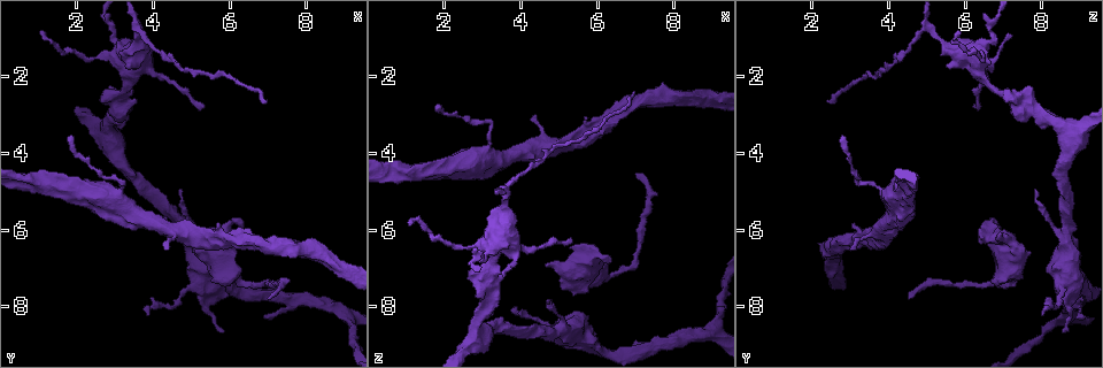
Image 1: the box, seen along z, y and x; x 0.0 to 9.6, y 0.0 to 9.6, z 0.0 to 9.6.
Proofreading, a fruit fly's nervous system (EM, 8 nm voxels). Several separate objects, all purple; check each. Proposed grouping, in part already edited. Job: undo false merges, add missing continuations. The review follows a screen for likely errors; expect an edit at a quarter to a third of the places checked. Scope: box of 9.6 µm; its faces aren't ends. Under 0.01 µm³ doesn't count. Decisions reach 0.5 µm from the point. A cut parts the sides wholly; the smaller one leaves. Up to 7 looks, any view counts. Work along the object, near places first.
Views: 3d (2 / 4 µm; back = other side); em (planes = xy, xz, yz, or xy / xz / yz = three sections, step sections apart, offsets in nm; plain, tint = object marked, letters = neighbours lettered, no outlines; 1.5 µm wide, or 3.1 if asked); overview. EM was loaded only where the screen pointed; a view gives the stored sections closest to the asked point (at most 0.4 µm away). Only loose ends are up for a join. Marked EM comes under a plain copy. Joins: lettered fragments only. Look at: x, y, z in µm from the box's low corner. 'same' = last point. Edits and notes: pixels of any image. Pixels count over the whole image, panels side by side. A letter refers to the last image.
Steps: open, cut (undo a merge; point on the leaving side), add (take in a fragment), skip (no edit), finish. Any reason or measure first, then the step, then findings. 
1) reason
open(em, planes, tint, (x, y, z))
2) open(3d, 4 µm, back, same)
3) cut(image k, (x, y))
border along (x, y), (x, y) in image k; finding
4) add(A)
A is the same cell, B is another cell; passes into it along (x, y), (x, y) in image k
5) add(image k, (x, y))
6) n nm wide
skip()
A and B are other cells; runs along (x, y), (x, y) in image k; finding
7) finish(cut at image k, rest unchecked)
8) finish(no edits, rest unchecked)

tapers out
open(3d, 2 µm, (5.30, 2.80, 6.30))

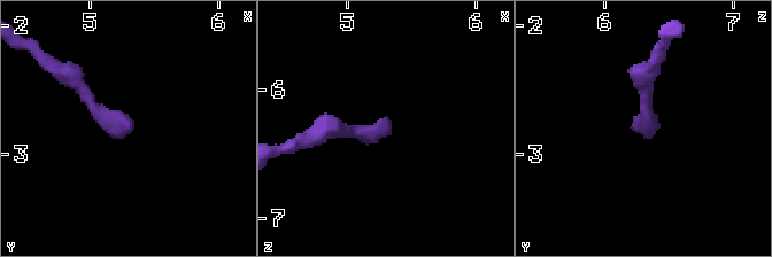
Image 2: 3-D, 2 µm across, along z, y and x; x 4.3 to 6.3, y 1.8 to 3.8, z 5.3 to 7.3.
need the tissue
open(em, planes, letters, (5.34, 2.82, 6.30))

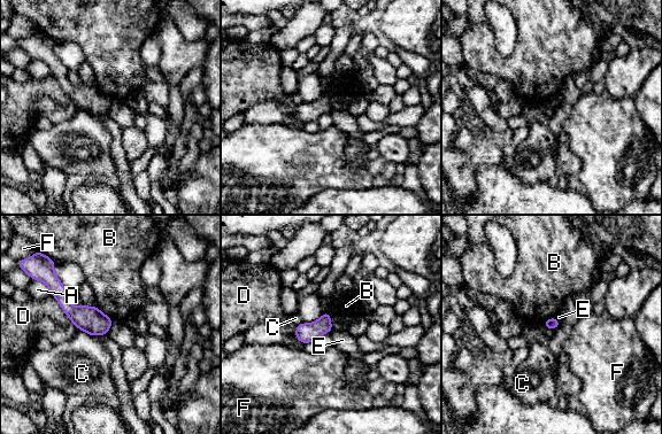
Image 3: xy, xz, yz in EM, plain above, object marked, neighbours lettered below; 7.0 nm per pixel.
skip()
A, B, C, D, E and F are other cells; border along (329, 315), (331, 319) in image 3; no lettered fragment goes on from it

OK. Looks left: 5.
tapers out
open(3d, 2 µm, (4.45, 6.55, 3.00))

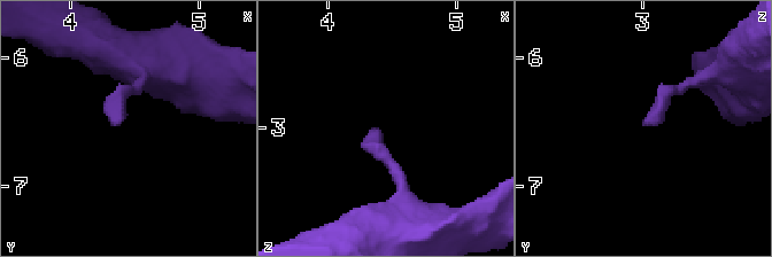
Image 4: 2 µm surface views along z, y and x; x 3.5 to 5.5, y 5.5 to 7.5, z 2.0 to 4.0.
open(em, planes, tint, (4.38, 6.50, 3.06))

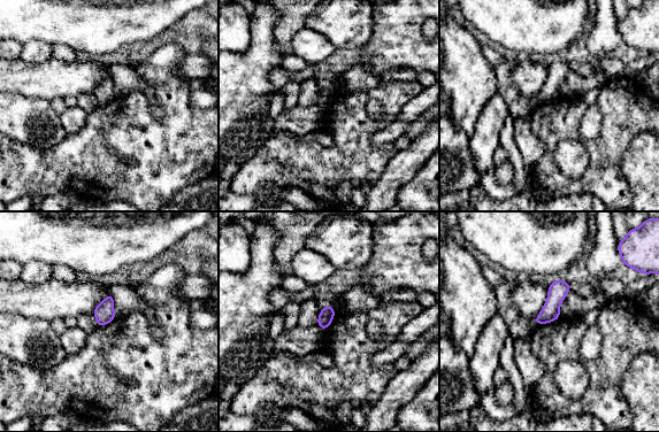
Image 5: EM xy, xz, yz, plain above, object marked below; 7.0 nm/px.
see the neighbours
open(em, planes, letters, same)

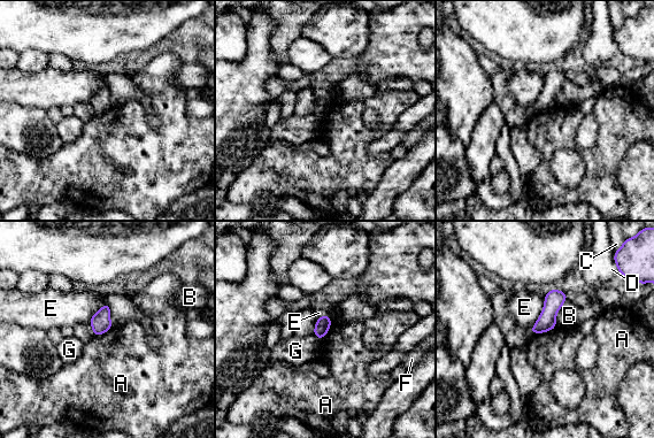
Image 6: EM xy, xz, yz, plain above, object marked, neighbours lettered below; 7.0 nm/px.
100 nm wide
skip()
A, B, C, D, E, F and G are other cells; border along (556, 325), (541, 332), (530, 332) in image 6; no lettered fragment goes on from it

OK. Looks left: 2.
three arms meet
open(em, planes, tint, (3.65, 0.75, 5.00))

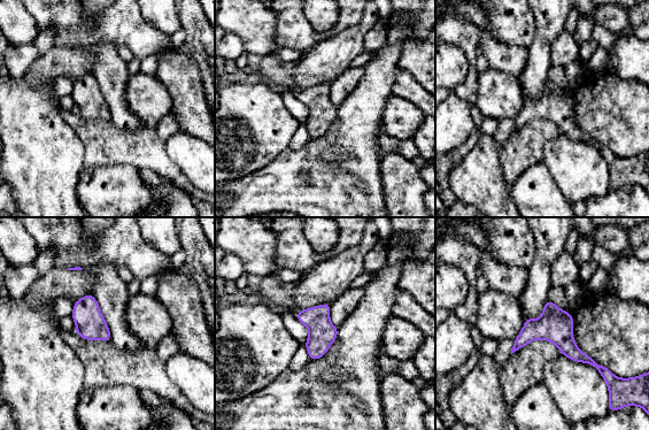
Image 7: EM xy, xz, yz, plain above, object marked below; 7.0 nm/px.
open(em, planes, letters, same)

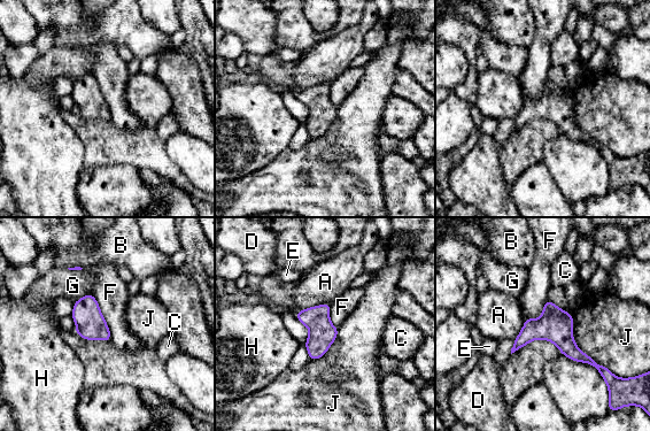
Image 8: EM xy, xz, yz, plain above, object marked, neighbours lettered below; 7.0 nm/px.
skip()
A, B, C, D, E, F, G, H and J are other cells; border along (91, 294), (108, 328), (110, 340) in image 8; all the same cell

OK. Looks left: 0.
finish(no edits, rest unchecked)

